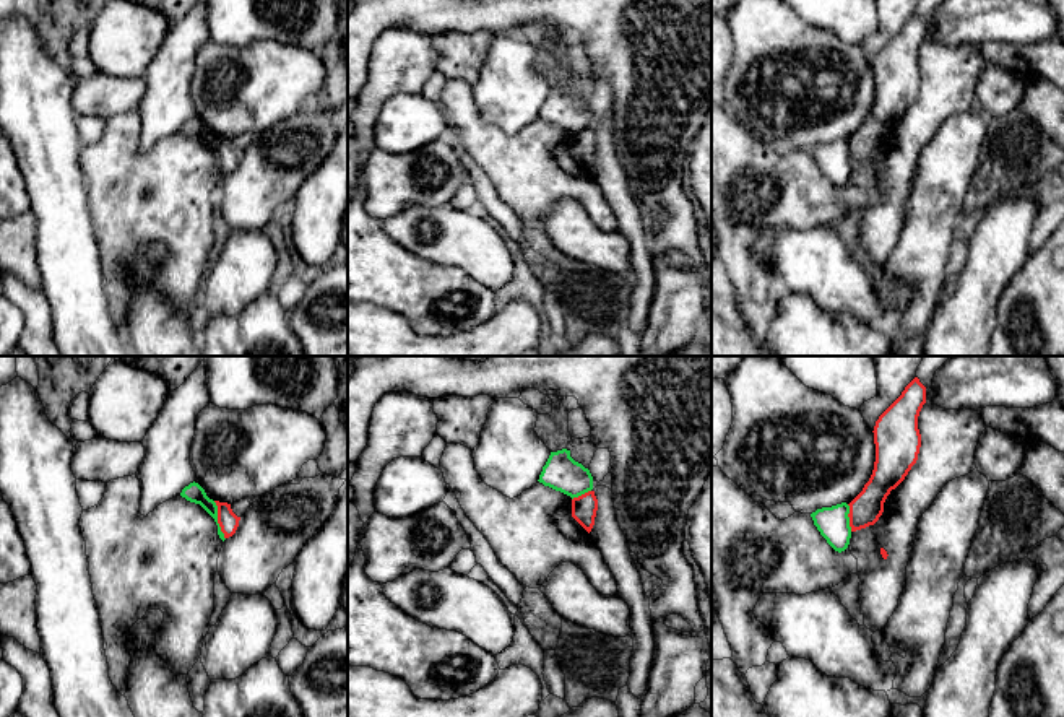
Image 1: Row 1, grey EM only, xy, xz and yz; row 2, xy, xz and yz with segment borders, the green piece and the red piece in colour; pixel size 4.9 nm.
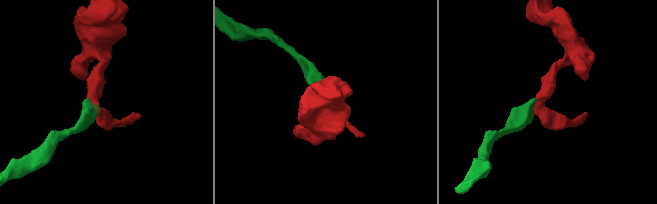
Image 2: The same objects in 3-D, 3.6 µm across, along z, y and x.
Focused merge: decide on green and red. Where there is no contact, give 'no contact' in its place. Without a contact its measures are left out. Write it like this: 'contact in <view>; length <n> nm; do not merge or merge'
contact in xy; length 200 nm; do not merge

